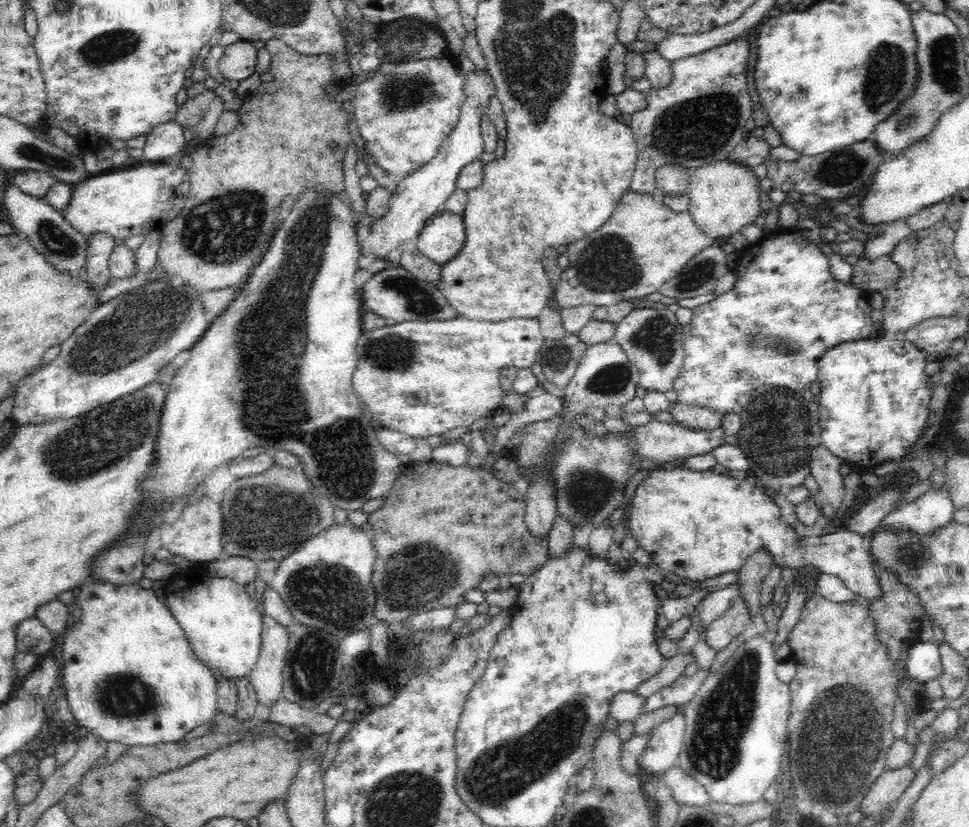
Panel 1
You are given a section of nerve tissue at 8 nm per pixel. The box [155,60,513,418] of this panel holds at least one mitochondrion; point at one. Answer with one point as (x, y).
(221, 230)

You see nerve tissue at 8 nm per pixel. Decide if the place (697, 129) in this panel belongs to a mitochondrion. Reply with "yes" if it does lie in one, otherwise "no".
yes

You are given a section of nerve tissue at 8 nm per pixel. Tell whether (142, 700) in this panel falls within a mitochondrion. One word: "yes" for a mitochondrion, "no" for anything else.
yes

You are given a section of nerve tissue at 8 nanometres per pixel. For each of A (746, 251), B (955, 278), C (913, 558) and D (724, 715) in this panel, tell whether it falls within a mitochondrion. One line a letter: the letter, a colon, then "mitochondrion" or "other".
A: other
B: other
C: mitochondrion
D: mitochondrion

